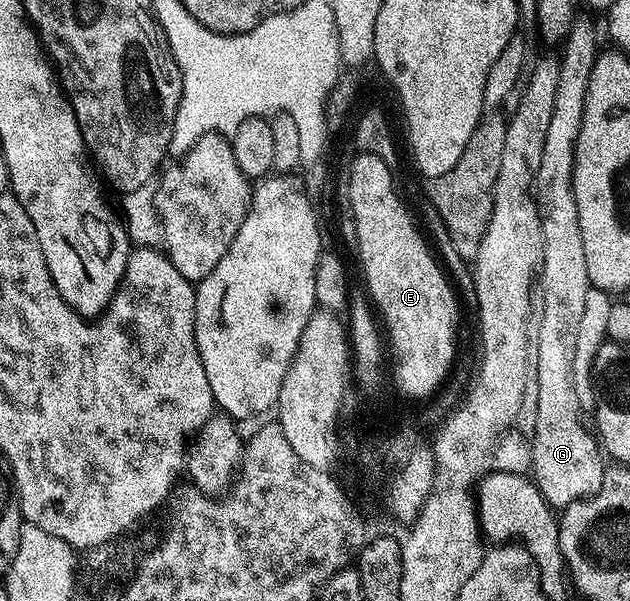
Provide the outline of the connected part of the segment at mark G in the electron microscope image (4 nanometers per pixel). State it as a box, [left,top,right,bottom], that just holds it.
[531,16,605,508]

